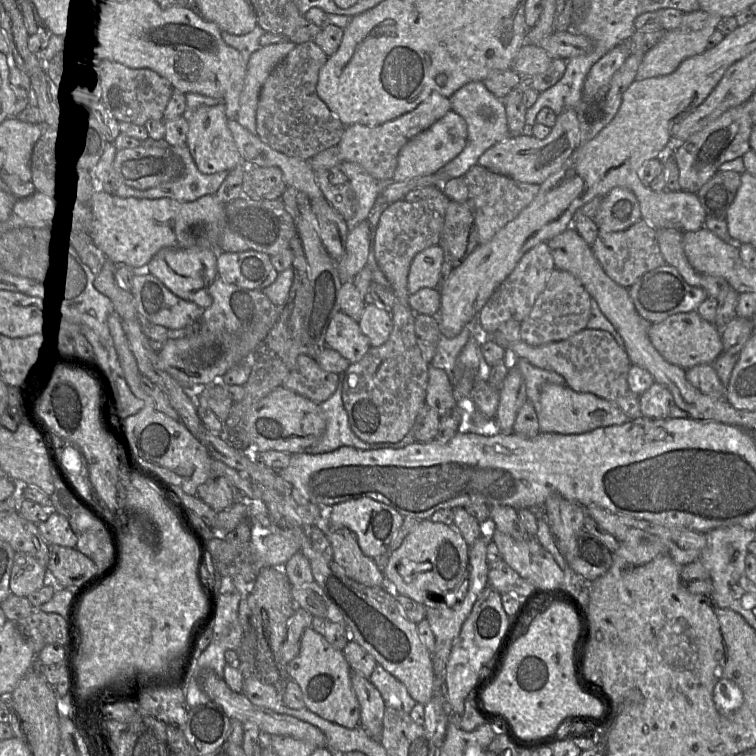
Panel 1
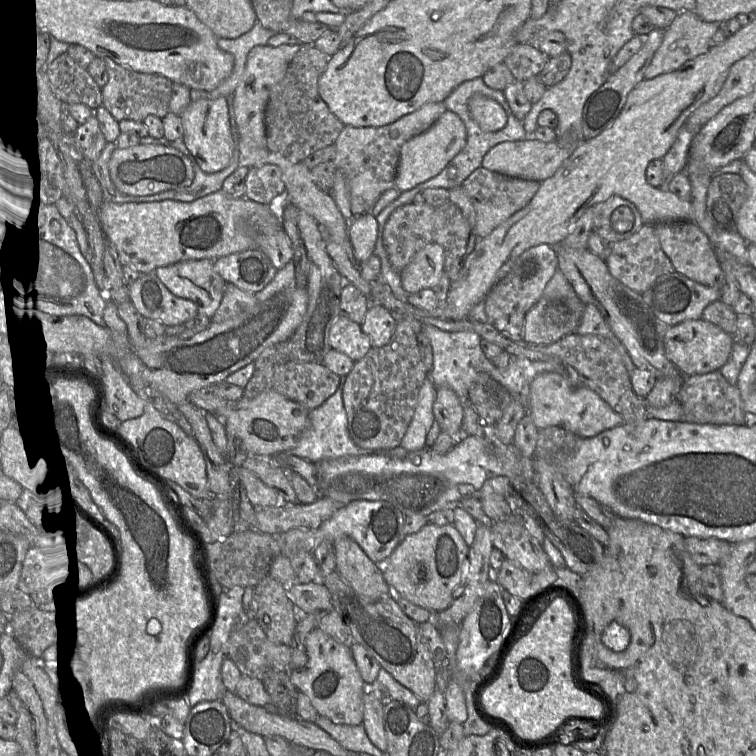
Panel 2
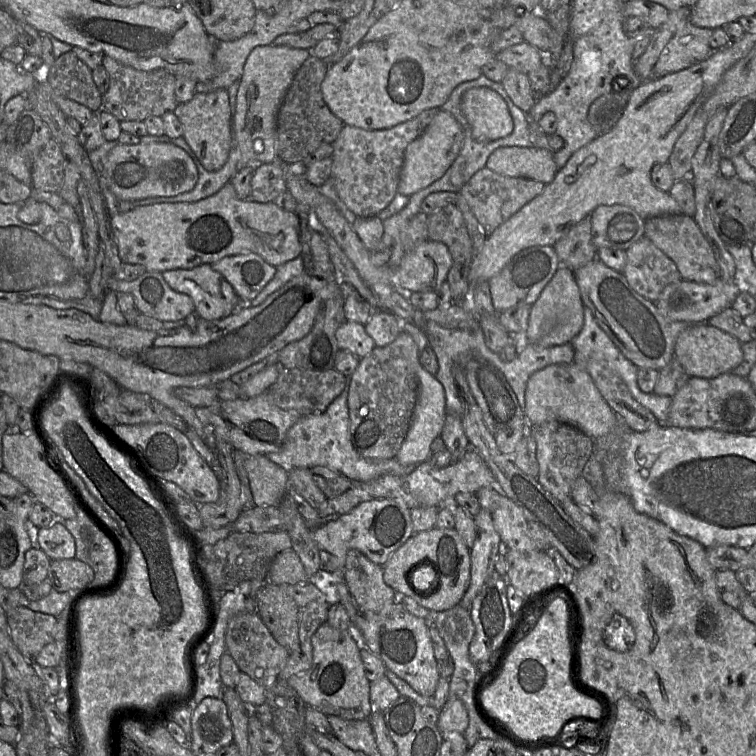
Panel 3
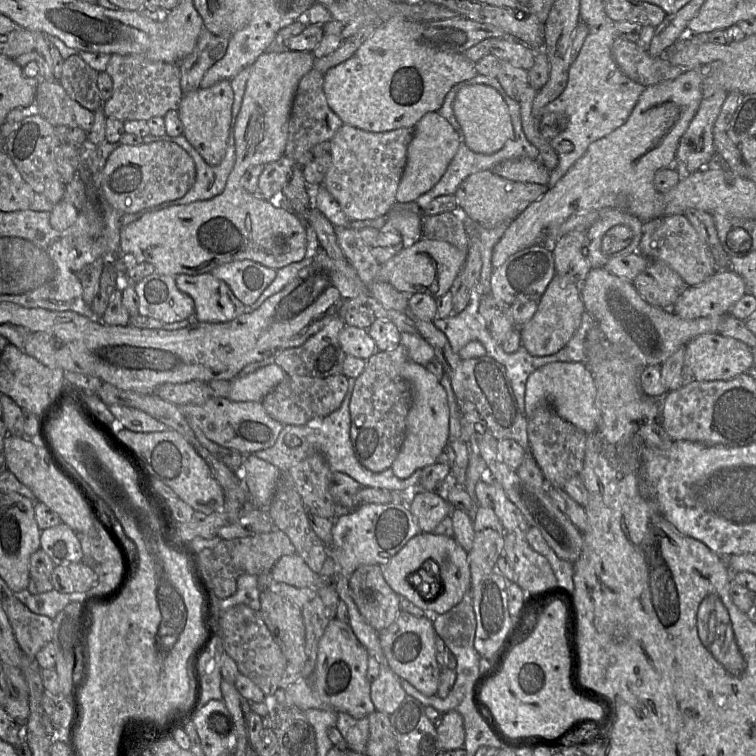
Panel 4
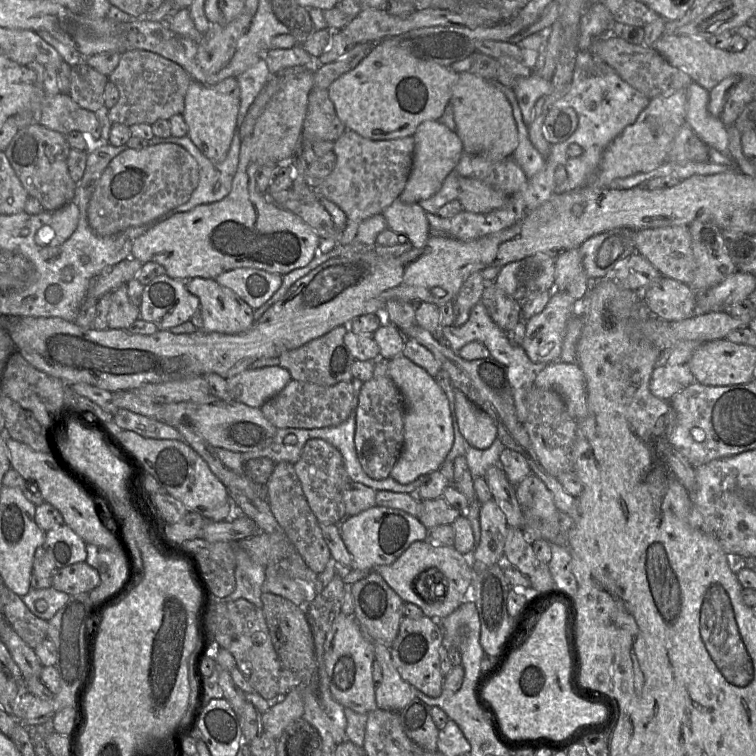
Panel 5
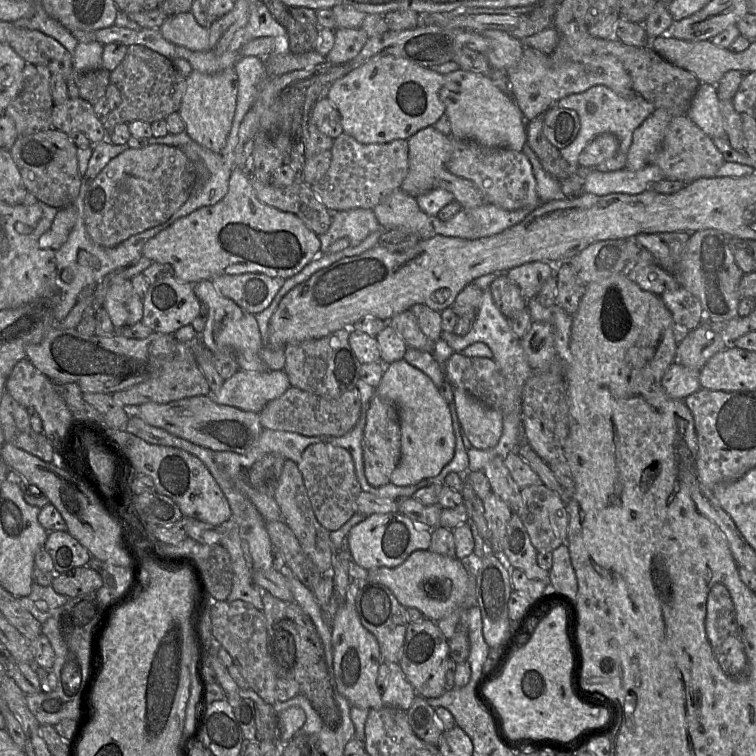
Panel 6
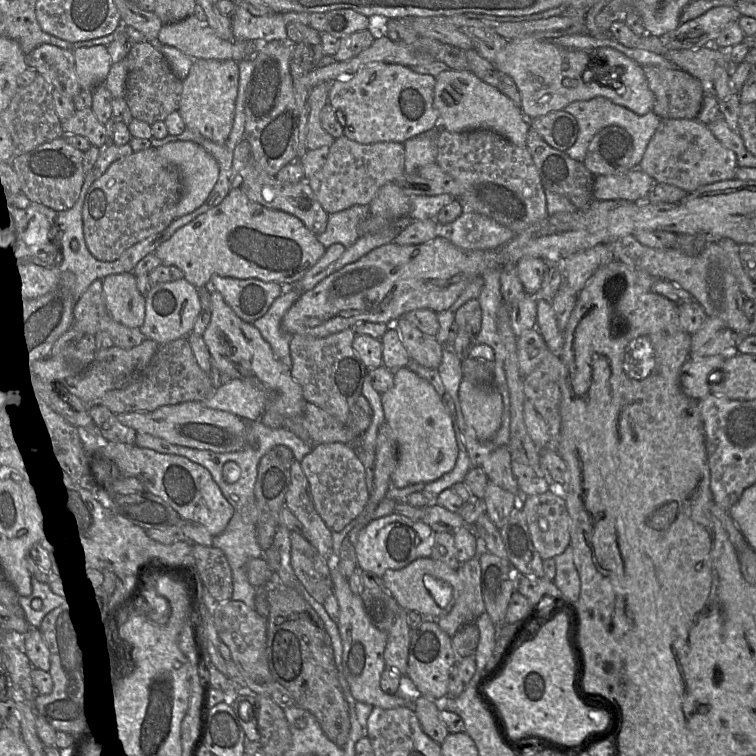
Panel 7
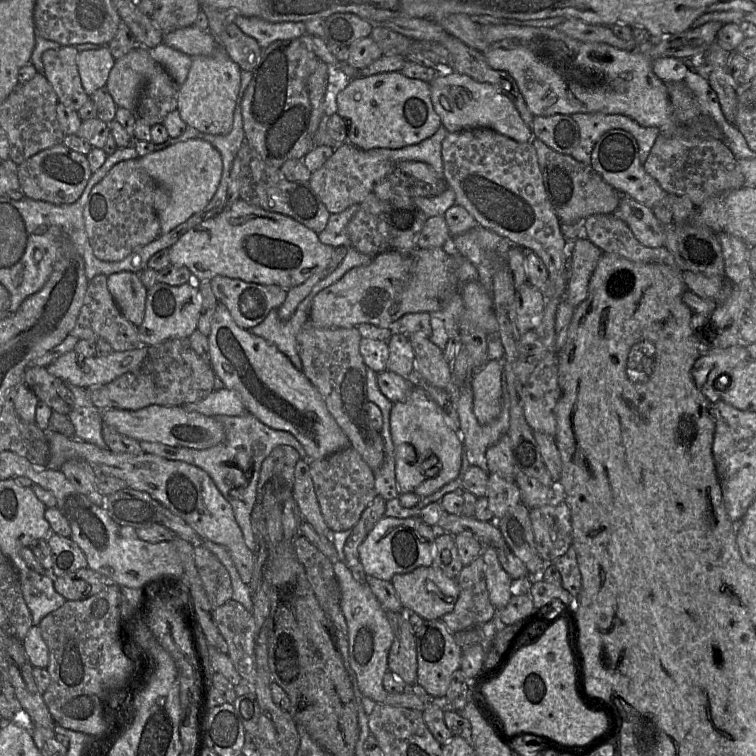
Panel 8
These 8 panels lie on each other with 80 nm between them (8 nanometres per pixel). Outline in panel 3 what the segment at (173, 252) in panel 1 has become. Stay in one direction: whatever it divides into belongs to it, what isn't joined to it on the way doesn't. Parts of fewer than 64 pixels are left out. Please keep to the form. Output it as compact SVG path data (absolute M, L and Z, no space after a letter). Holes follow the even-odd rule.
M210 264L161 273L176 292L189 296L201 319L217 320L231 315L241 303L232 286Z

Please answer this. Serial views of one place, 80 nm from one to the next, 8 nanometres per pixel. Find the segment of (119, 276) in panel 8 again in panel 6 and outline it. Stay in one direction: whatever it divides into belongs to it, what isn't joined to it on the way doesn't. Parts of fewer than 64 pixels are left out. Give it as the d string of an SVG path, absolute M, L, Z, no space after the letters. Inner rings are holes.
M129 279L111 284L102 306L115 328L131 326L143 317L143 299L136 293Z

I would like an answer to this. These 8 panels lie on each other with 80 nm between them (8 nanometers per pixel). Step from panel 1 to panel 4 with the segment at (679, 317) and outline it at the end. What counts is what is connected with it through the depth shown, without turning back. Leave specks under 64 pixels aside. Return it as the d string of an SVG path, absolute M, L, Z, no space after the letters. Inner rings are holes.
M706 333L697 336L685 345L686 364L698 381L730 380L748 373L754 363L752 348L735 338L720 333Z

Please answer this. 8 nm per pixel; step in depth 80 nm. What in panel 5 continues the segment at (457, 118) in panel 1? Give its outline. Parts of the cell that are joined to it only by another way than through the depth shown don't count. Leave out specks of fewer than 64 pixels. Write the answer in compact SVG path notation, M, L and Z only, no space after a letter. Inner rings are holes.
M438 120L422 122L415 133L412 165L404 187L398 196L403 203L418 203L431 197L439 189L445 177L455 168L463 146L456 132Z

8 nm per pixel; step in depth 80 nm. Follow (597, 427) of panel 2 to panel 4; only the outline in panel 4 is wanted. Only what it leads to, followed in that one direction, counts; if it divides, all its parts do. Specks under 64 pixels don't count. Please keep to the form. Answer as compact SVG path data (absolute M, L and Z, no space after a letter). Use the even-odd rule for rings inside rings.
M582 362L550 363L528 377L525 390L525 416L530 417L543 405L550 406L558 416L574 424L586 435L592 433L600 423L596 384L591 371Z

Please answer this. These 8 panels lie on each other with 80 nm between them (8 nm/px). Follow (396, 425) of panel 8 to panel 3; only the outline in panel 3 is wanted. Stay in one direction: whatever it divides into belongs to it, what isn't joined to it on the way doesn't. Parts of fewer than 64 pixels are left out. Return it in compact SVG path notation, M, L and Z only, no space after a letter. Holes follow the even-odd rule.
M422 366L418 367L417 377L419 381L419 394L410 420L409 429L396 459L401 465L418 465L429 460L431 453L431 443L441 435L445 416L446 398L444 388L441 383Z

